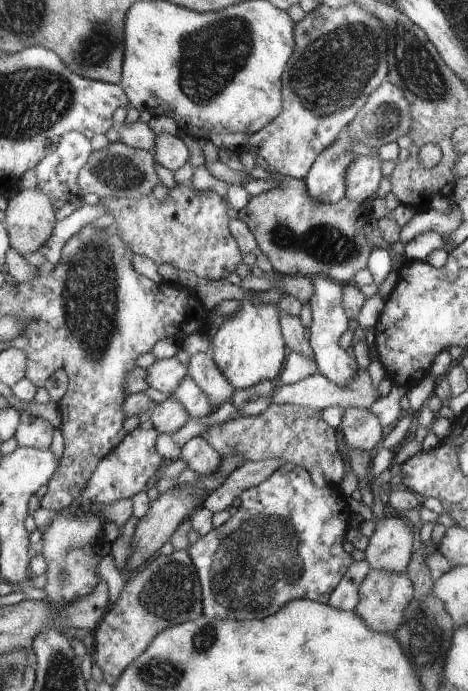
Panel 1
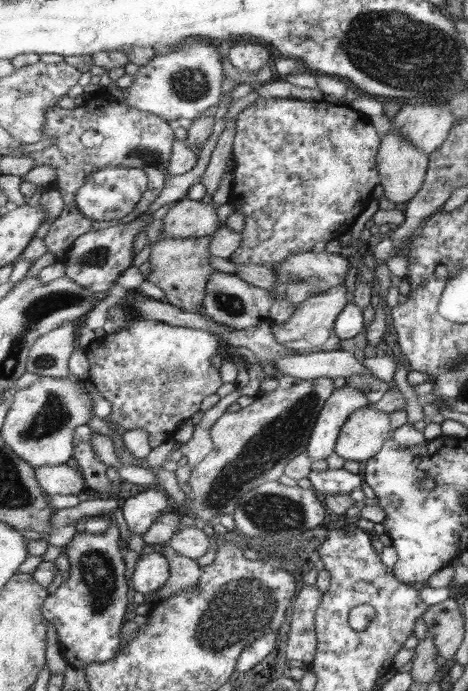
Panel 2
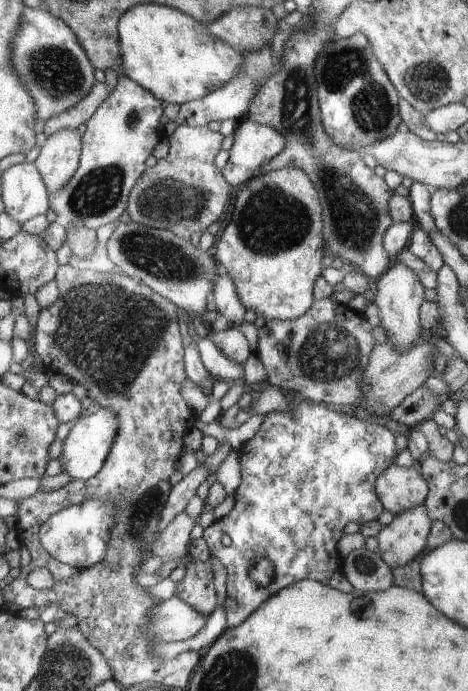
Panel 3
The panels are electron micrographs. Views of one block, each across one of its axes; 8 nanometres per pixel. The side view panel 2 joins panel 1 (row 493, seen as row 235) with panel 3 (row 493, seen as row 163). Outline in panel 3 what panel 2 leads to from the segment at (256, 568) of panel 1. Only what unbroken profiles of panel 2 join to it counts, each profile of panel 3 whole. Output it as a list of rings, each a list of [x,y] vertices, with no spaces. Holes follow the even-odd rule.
[[[283,392],[290,404],[290,412],[270,412],[267,414],[265,420],[262,422],[258,432],[248,442],[244,442],[239,448],[240,462],[241,462],[241,474],[242,482],[238,485],[234,494],[234,507],[230,510],[230,513],[225,517],[216,519],[208,528],[204,529],[202,538],[204,542],[208,544],[211,556],[218,558],[222,562],[222,566],[226,568],[227,580],[226,580],[226,624],[229,628],[240,626],[250,614],[254,613],[256,609],[268,601],[272,596],[275,596],[279,590],[286,589],[287,586],[294,584],[294,582],[300,582],[300,580],[312,579],[318,582],[326,584],[336,588],[336,590],[350,593],[355,591],[355,588],[348,582],[346,576],[342,570],[340,570],[340,560],[338,560],[338,540],[344,536],[344,528],[348,522],[357,522],[366,524],[368,520],[378,520],[378,516],[382,514],[381,500],[378,500],[378,492],[375,490],[376,479],[395,462],[396,459],[396,435],[391,432],[389,428],[380,426],[380,423],[372,424],[366,420],[360,420],[356,416],[349,415],[348,413],[338,412],[334,408],[328,408],[327,404],[320,404],[320,402],[312,402],[312,400],[306,400],[302,396],[294,395],[293,393]],[[262,558],[268,558],[272,564],[274,564],[274,578],[268,586],[258,586],[252,578],[250,578],[250,568],[256,564],[256,560],[262,560]]]

